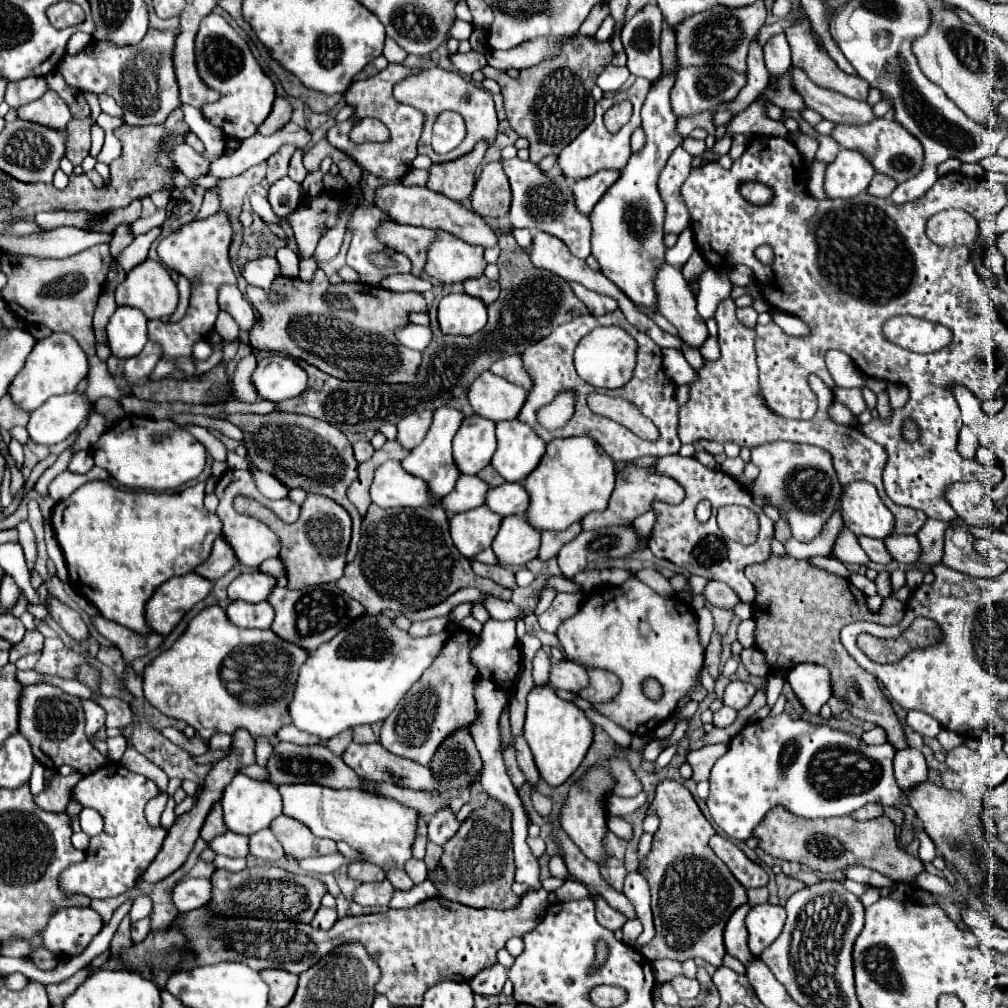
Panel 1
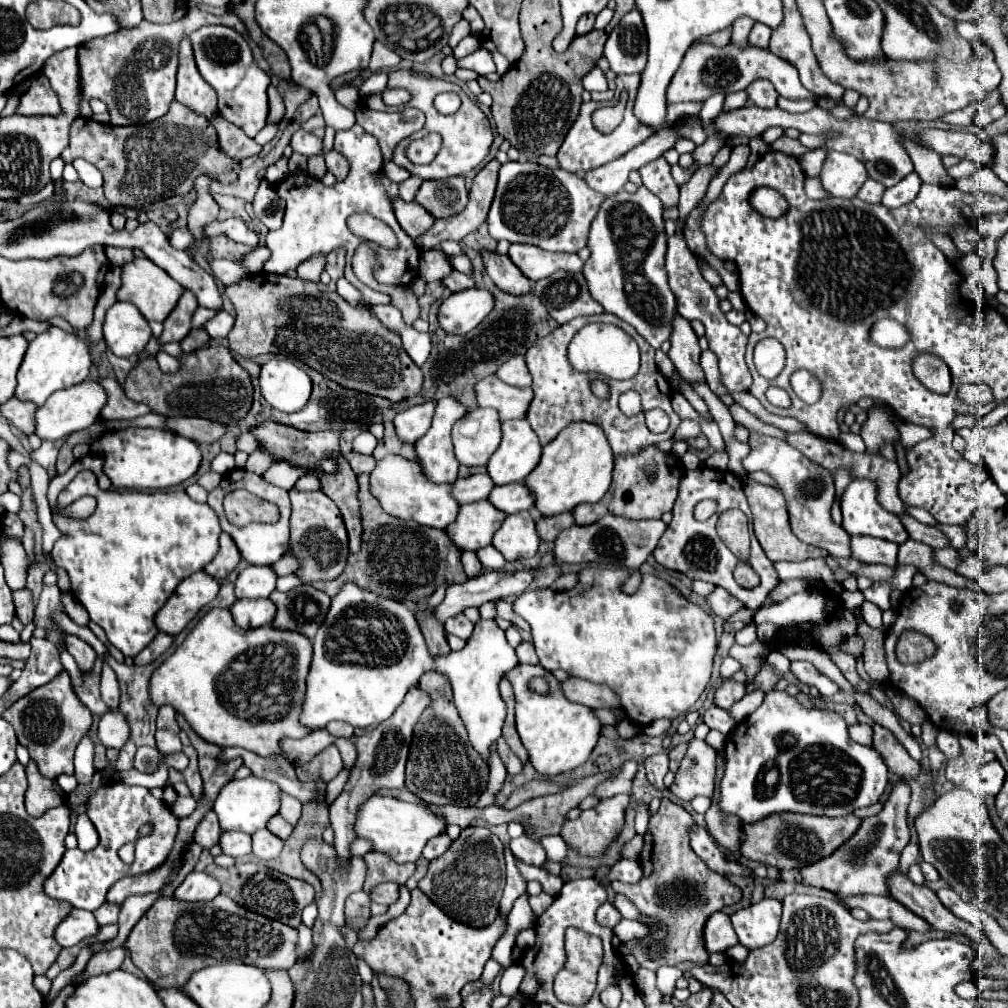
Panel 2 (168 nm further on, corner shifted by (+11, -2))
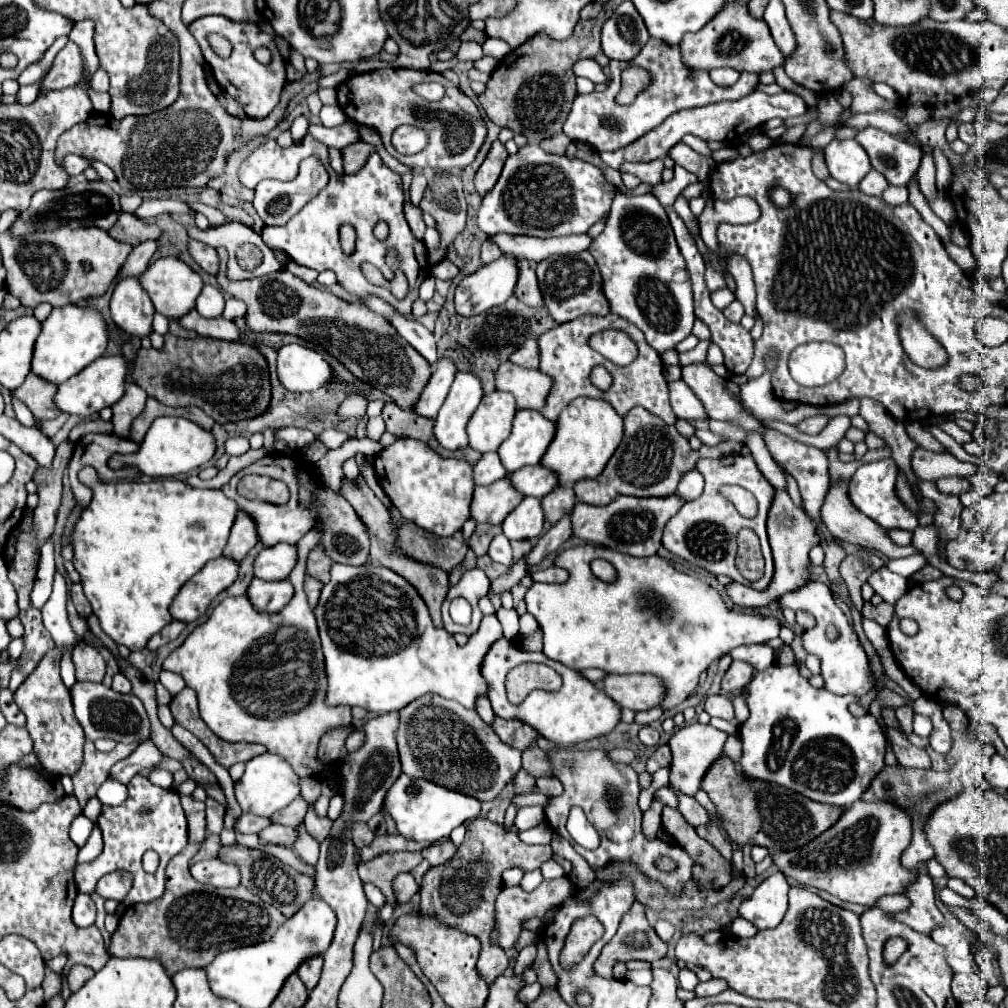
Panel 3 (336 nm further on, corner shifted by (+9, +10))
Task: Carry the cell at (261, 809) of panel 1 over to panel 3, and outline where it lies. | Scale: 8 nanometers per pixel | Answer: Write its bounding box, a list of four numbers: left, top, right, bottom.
[235,753,299,817]

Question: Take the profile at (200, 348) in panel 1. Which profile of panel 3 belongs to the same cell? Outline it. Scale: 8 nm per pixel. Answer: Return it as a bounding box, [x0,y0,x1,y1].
[111,277,153,337]

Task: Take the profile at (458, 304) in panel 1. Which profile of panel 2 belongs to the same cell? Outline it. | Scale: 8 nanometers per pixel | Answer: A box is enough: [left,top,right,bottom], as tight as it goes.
[437,289,493,335]

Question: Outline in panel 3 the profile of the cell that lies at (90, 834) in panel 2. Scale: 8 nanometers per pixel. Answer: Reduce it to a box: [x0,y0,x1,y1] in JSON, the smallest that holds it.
[77,825,103,863]

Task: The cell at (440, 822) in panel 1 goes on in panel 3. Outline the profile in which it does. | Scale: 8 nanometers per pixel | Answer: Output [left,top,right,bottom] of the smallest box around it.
[421,841,457,867]

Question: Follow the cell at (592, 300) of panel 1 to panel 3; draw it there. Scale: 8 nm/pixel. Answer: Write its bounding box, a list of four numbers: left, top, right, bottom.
[537,251,609,325]

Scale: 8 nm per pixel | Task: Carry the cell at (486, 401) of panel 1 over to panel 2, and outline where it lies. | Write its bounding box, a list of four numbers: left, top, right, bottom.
[473,375,533,421]

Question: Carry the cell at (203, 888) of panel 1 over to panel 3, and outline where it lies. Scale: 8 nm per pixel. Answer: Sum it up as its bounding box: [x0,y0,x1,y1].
[191,859,241,887]

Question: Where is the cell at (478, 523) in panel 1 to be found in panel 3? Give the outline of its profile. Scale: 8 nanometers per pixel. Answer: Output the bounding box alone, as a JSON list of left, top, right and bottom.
[471,475,523,525]

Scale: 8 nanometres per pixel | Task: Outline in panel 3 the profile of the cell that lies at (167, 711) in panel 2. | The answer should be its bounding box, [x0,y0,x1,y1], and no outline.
[159,671,185,695]

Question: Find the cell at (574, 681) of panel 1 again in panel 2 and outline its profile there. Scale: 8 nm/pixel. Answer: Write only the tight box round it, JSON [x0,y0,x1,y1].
[561,677,619,707]

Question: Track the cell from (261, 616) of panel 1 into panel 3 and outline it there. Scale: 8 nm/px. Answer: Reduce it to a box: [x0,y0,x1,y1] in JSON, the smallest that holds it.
[247,577,293,613]

